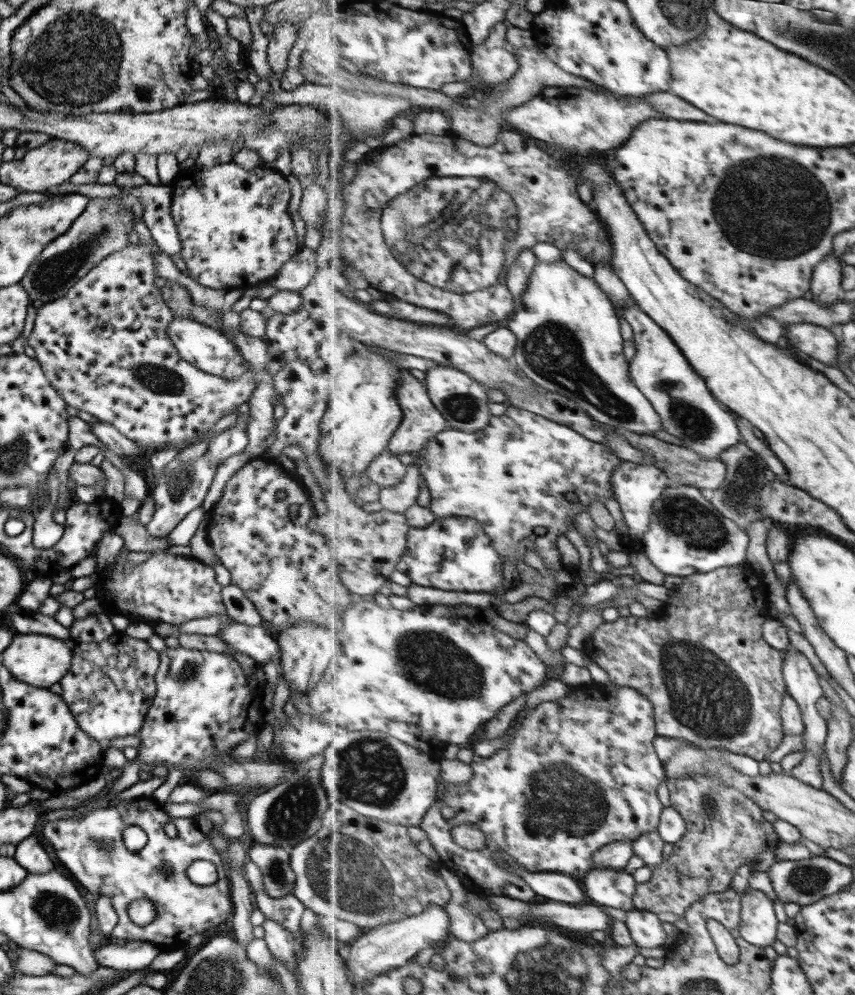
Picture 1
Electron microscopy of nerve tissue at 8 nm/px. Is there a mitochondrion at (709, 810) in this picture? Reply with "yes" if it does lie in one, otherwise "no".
yes

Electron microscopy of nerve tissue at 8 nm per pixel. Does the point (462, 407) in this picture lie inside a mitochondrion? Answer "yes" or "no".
yes

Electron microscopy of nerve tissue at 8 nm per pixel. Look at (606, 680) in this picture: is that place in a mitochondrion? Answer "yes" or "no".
no

